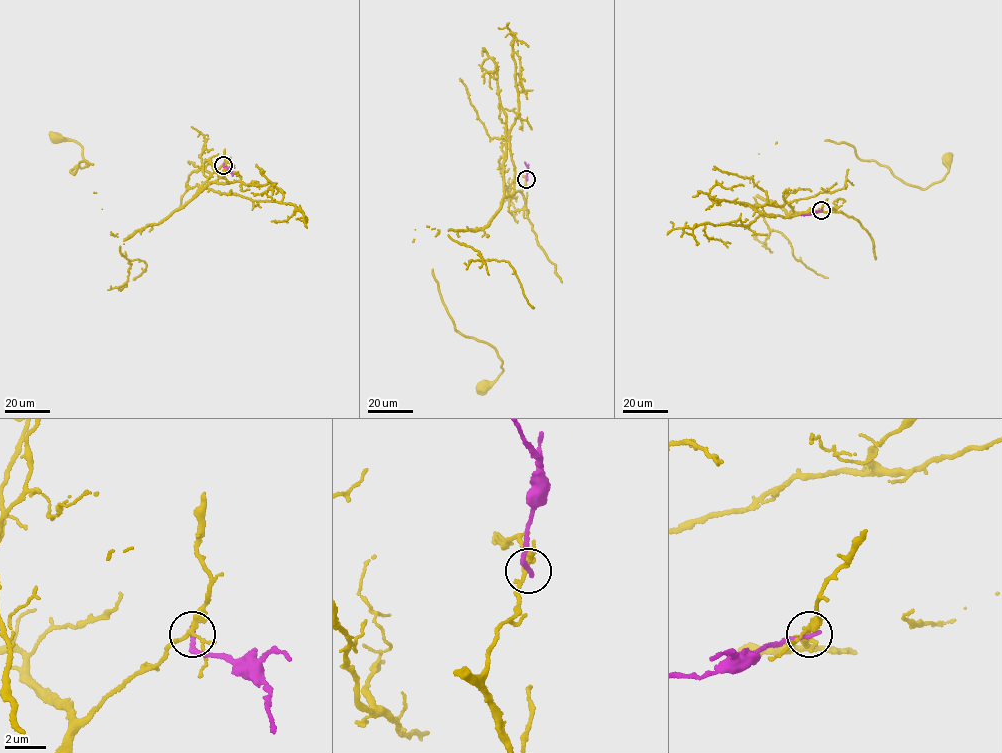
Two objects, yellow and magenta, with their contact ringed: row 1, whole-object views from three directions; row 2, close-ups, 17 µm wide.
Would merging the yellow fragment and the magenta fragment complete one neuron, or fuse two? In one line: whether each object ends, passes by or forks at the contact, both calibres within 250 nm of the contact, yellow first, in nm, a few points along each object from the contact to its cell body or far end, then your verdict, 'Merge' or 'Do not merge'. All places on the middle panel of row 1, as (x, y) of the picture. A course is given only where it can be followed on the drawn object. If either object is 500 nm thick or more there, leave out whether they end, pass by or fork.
At the ring yellow forks. At the ring magenta ends. Thickness 200 nm (yellow) against 240 nm. Course of yellow: (527, 179), (482, 228), (415, 229), (455, 329), (502, 361), (480, 388). Course of magenta: (527, 179), (525, 162). Do not merge

